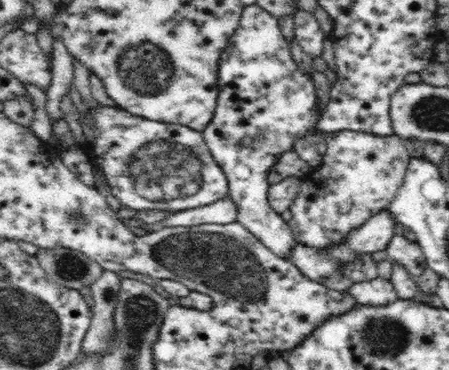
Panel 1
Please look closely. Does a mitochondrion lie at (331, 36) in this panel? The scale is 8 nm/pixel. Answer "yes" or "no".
no

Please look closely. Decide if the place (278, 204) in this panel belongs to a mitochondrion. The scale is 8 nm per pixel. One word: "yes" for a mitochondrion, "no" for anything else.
no

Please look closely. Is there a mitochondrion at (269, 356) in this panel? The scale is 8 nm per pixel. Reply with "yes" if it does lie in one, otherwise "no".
no

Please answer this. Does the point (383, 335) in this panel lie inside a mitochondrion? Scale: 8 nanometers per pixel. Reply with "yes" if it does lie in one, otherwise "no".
yes

